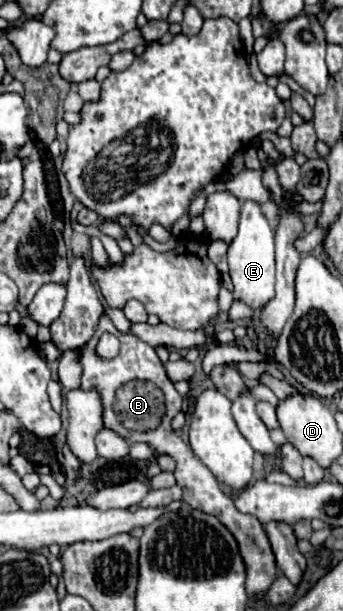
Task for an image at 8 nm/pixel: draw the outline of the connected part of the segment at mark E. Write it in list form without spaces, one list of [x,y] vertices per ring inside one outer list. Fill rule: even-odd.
[[[244,201],[244,205],[242,205],[240,229],[228,247],[228,265],[230,265],[232,283],[234,283],[234,299],[246,303],[250,309],[262,309],[268,301],[274,299],[274,233],[270,229],[266,217],[260,211],[260,205],[256,205],[254,201]]]

